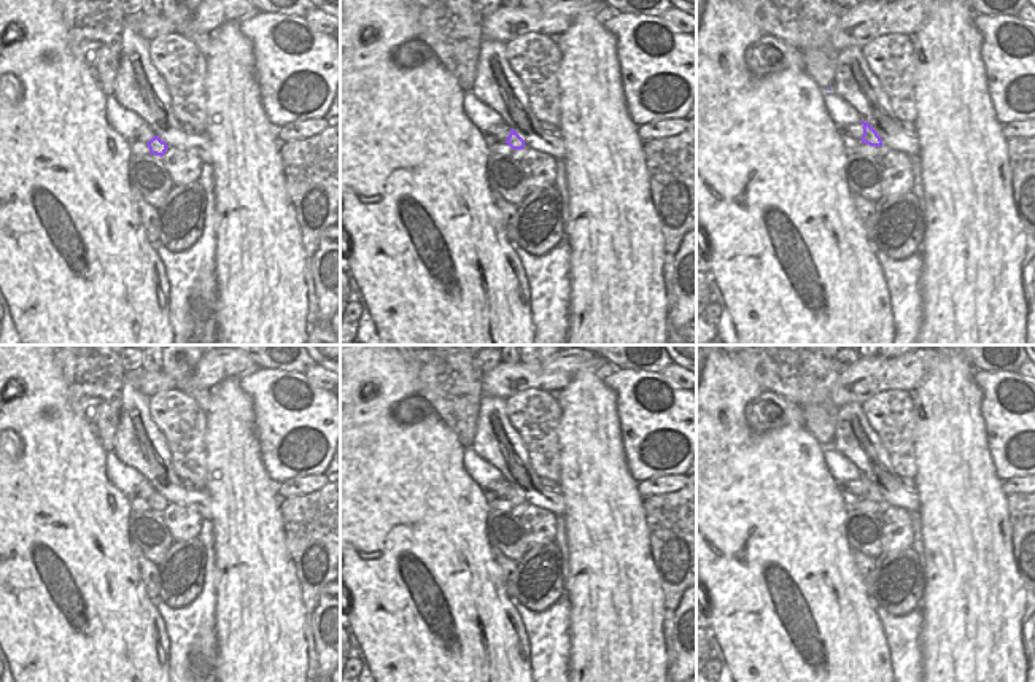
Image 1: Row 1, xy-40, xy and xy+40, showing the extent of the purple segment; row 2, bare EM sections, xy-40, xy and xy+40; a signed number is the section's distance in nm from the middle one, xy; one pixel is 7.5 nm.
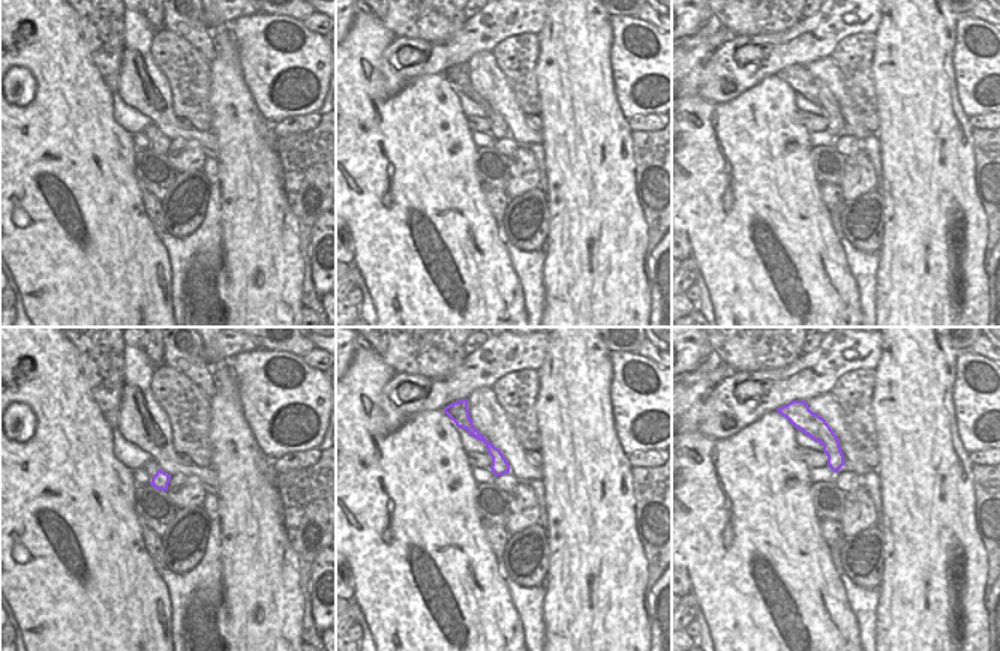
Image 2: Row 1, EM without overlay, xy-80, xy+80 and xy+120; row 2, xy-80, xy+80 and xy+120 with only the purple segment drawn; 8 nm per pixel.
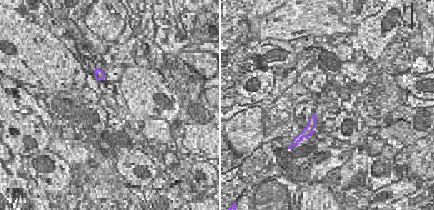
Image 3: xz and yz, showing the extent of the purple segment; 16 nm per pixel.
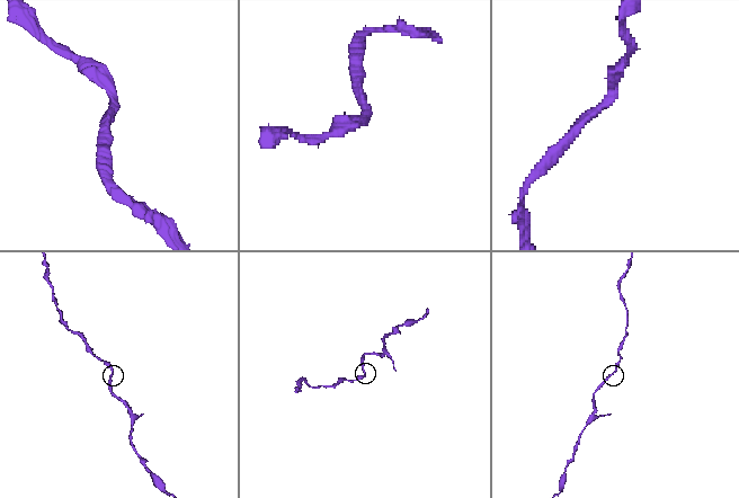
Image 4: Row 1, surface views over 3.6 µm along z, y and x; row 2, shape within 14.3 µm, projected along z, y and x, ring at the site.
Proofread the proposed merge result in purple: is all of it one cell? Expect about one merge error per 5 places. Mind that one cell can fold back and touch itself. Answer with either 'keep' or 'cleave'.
keep

